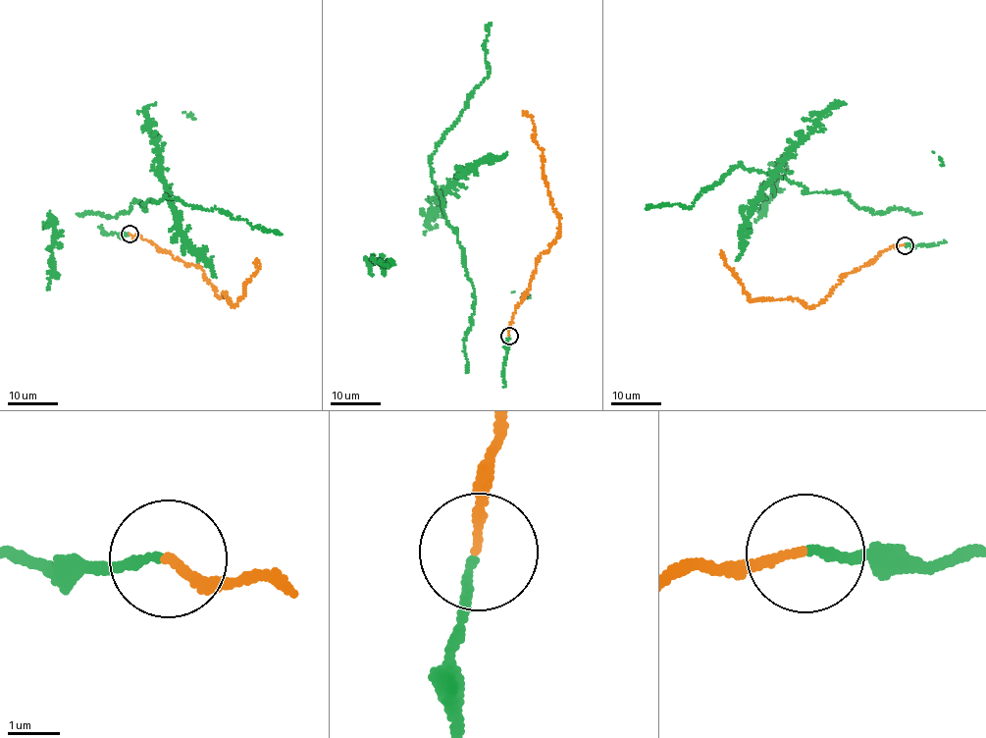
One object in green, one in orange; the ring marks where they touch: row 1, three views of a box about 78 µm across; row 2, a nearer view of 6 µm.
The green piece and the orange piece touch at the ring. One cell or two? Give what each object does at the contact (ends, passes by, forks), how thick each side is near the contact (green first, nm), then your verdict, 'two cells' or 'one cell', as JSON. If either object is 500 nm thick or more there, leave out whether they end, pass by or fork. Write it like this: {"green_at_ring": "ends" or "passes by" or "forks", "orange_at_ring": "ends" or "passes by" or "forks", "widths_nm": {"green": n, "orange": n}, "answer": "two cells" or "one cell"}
{"green_at_ring": "ends", "orange_at_ring": "ends", "widths_nm": {"green": 170, "orange": 160}, "answer": "one cell"}

